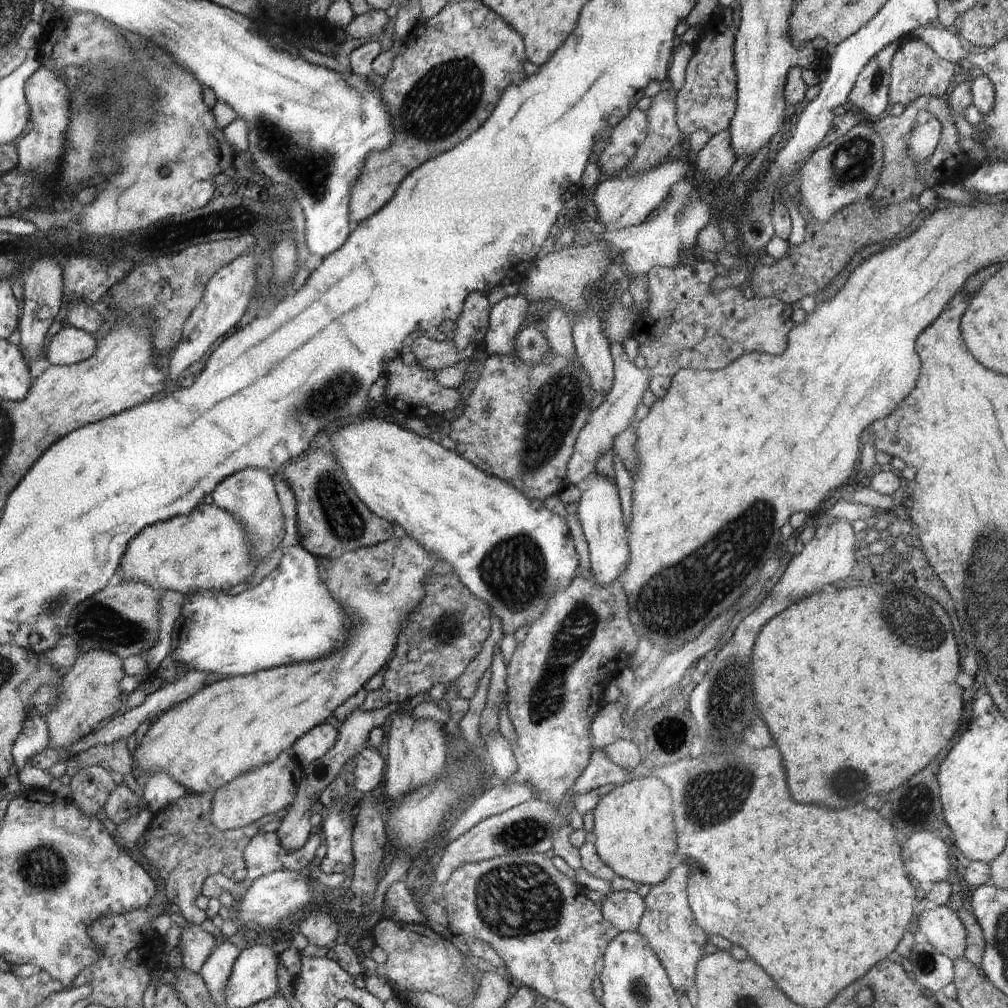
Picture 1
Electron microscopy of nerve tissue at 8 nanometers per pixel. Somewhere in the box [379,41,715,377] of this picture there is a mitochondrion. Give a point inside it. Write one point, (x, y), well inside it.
(449, 94)

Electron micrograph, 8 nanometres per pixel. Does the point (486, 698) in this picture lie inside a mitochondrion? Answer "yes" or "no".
no

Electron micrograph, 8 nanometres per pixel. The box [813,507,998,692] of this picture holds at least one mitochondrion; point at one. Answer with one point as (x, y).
(908, 619)

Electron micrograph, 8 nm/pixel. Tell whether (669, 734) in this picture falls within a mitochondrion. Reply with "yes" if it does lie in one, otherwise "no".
yes

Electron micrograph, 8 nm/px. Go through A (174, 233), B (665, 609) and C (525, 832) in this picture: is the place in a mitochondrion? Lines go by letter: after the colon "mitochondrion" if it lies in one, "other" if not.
A: mitochondrion
B: mitochondrion
C: mitochondrion

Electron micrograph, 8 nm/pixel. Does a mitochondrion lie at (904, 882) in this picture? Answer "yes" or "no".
no

